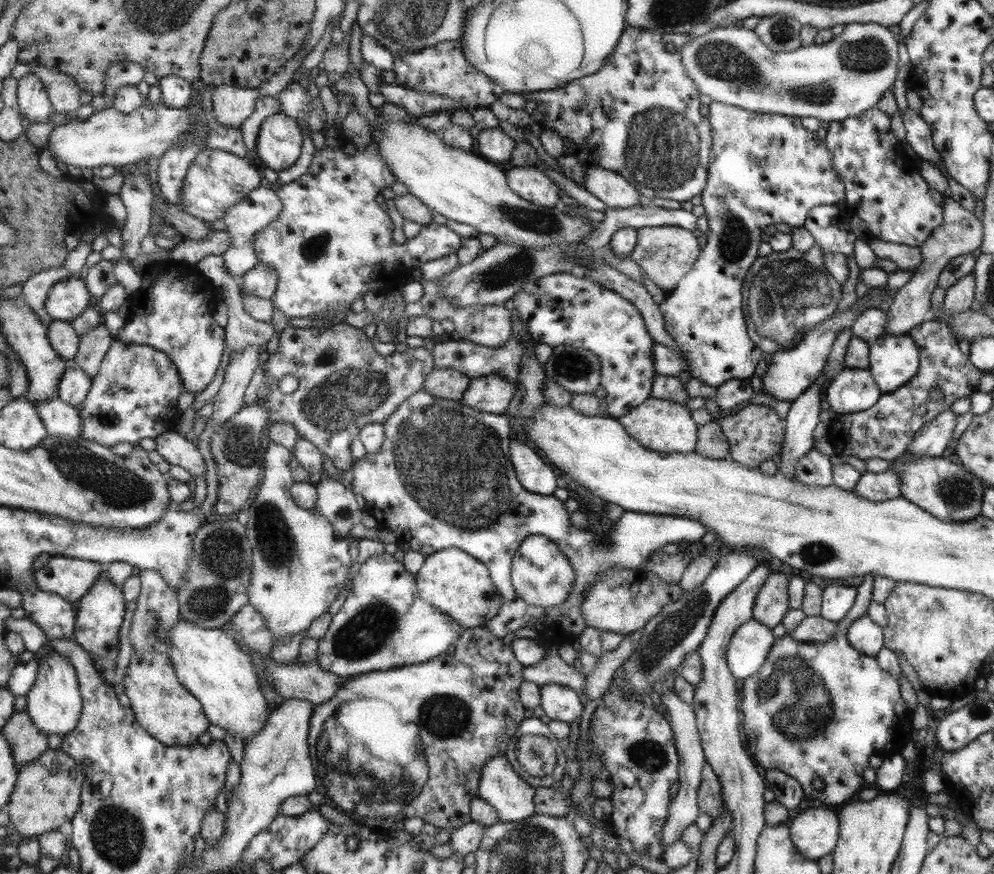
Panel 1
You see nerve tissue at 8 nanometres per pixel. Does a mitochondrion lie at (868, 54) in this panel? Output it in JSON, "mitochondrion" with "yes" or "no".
{"mitochondrion":"yes"}

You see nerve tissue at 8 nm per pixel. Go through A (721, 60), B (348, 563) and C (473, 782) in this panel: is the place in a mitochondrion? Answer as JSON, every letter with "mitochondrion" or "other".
{"A":"mitochondrion","B":"other","C":"other"}

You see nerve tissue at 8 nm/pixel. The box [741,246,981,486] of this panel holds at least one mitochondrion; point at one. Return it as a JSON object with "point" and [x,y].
{"point":[784,295]}

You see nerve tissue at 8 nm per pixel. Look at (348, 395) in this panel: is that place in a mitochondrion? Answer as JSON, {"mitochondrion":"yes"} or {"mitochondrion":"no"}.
{"mitochondrion":"yes"}

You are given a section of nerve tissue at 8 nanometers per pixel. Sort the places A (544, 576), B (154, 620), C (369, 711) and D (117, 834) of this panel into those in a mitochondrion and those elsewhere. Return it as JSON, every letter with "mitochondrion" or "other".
{"A":"other","B":"mitochondrion","C":"other","D":"mitochondrion"}

